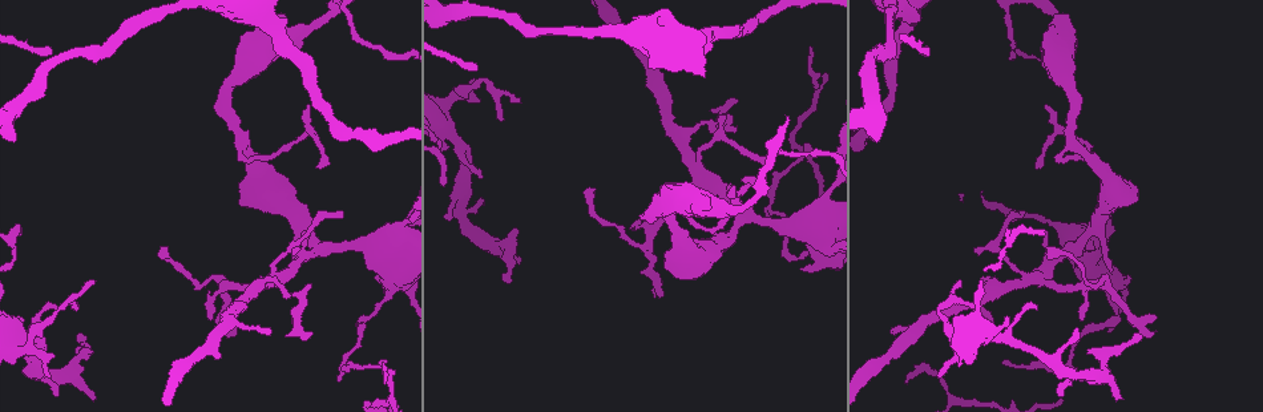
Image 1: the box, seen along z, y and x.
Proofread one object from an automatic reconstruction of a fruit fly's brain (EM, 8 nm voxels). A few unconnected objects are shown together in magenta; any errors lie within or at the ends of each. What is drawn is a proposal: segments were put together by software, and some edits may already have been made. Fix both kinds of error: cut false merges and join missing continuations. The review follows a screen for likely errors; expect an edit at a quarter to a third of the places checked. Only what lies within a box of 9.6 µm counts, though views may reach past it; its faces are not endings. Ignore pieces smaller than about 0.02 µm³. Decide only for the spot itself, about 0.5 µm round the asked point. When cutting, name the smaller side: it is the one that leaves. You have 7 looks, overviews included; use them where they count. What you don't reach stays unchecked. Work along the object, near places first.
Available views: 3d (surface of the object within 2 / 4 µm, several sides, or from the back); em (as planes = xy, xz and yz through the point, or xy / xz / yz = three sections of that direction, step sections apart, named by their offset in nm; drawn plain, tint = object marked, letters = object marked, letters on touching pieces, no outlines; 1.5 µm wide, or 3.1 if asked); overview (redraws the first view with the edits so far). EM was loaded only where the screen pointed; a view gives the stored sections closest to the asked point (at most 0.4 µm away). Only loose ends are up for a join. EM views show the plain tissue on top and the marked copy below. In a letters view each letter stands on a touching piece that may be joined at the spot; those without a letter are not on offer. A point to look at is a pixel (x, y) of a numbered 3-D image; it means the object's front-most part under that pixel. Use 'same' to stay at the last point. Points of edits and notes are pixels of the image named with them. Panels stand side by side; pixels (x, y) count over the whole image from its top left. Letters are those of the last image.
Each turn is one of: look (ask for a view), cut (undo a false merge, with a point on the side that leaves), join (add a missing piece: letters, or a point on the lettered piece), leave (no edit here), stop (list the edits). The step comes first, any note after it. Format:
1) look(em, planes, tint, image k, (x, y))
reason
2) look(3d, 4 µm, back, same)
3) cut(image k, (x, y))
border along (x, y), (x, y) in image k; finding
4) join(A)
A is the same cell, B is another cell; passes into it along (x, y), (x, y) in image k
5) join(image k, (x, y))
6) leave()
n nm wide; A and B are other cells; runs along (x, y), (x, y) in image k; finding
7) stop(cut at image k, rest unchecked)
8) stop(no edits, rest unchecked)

look(3d, 4 µm, image 1, (1036, 278))
four or more arms meet

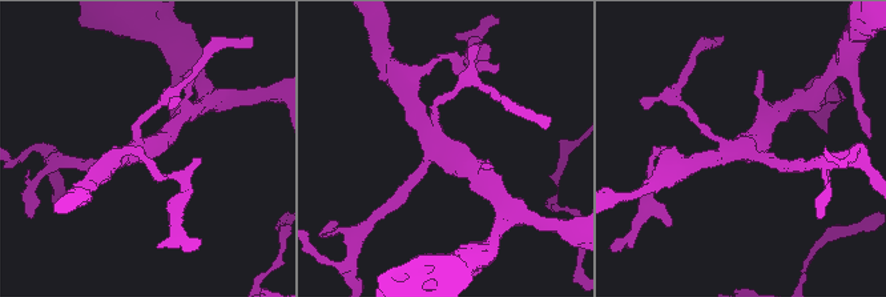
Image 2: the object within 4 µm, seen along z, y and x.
look(em, planes, letters, image 2, (445, 148))
4 arms

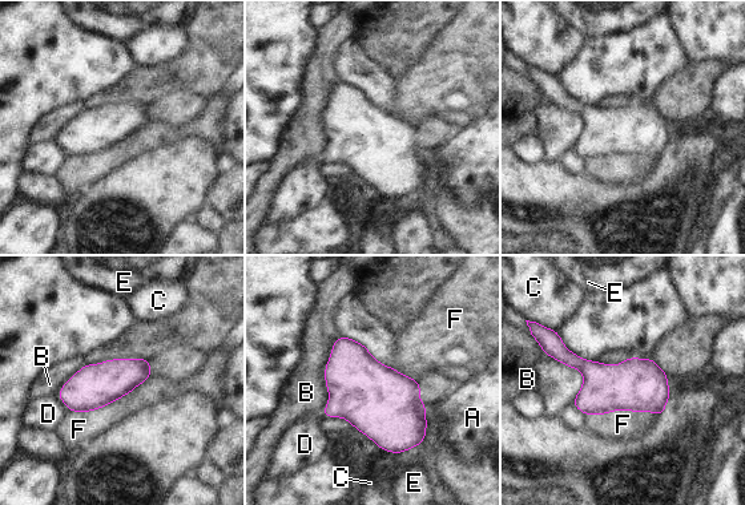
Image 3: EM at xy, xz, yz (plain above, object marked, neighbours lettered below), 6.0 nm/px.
leave()
F touches over 550 nm; A, B, C, D, E and F are other cells; border along (152, 375), (99, 408), (69, 412) in image 3; continuous, no second neuron

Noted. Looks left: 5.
look(3d, 4 µm, image 1, (318, 168))
thin end

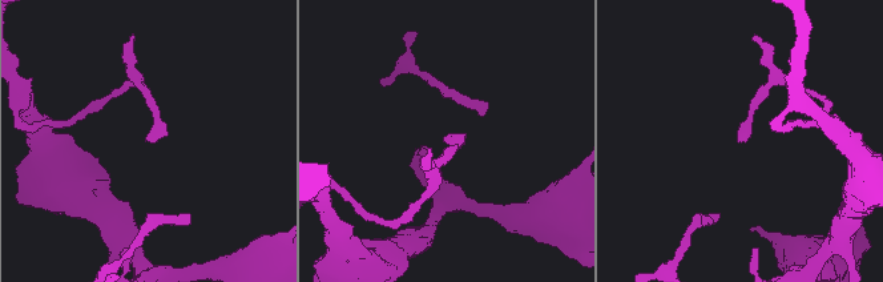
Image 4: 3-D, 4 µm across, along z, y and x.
look(em, xy, step 4, tint, image 4, (145, 140))
shape alone is not enough

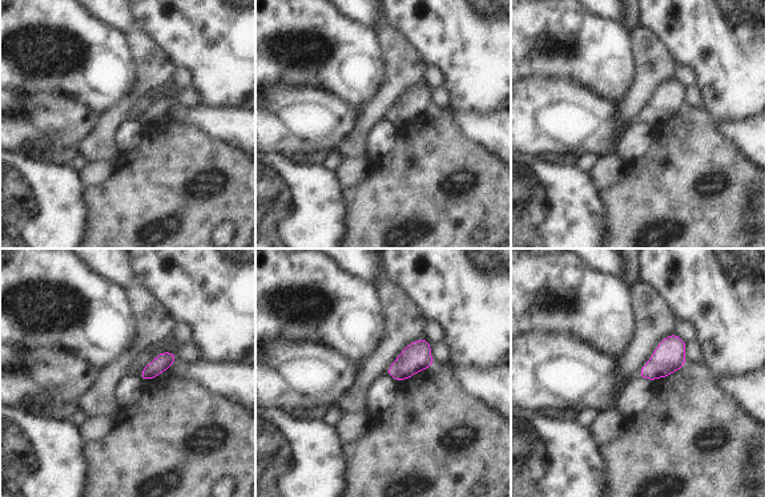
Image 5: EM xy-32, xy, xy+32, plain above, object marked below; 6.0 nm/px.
look(em, planes, letters, same)
another direction

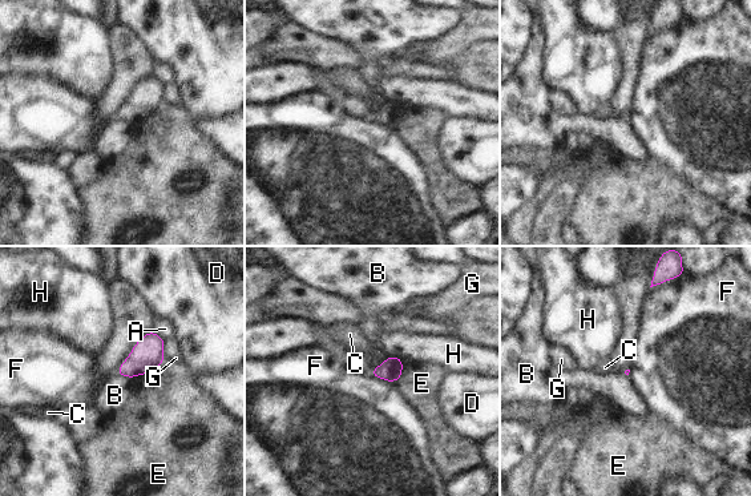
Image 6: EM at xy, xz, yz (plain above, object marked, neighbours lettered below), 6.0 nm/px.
leave()
A, B, C, D, E, F, G and H are other cells; no lettered piece goes on from it

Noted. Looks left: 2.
look(em, yz, step 8, letters, image 1, (1081, 380))
free end

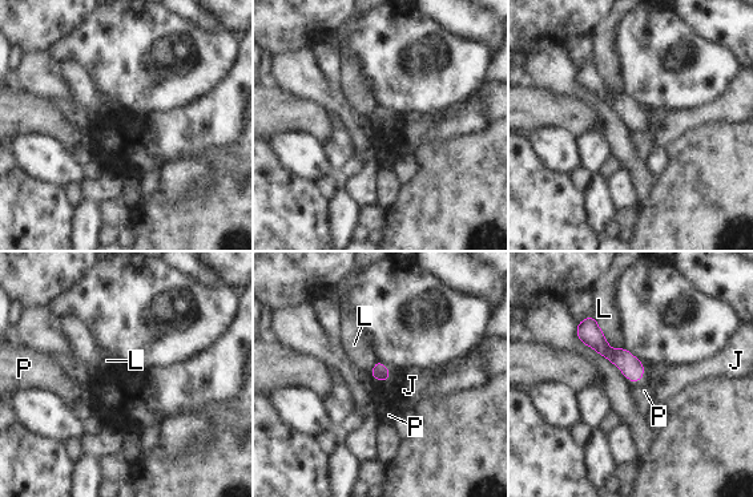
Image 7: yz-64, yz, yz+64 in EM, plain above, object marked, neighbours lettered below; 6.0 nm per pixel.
look(em, xy, step 4, letters, same)

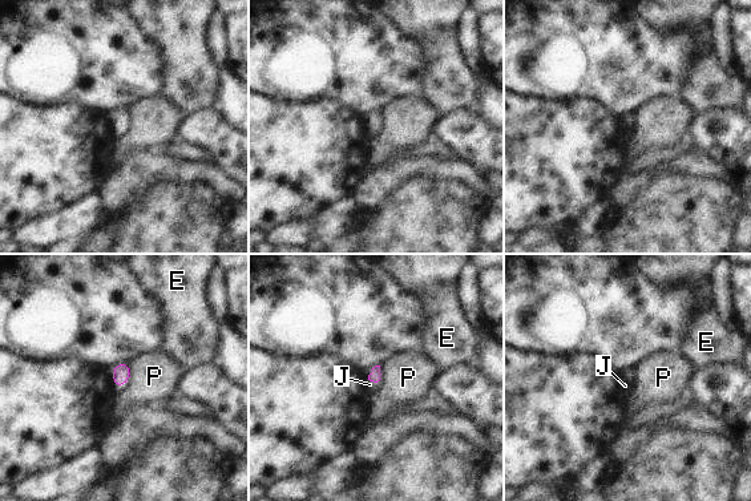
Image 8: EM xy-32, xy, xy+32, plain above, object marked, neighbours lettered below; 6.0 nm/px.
leave()
E, J and P are other cells; border along (128, 363), (129, 378), (118, 387) in image 8; no lettered piece goes on from it

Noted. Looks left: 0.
stop(no edits, rest unchecked)

